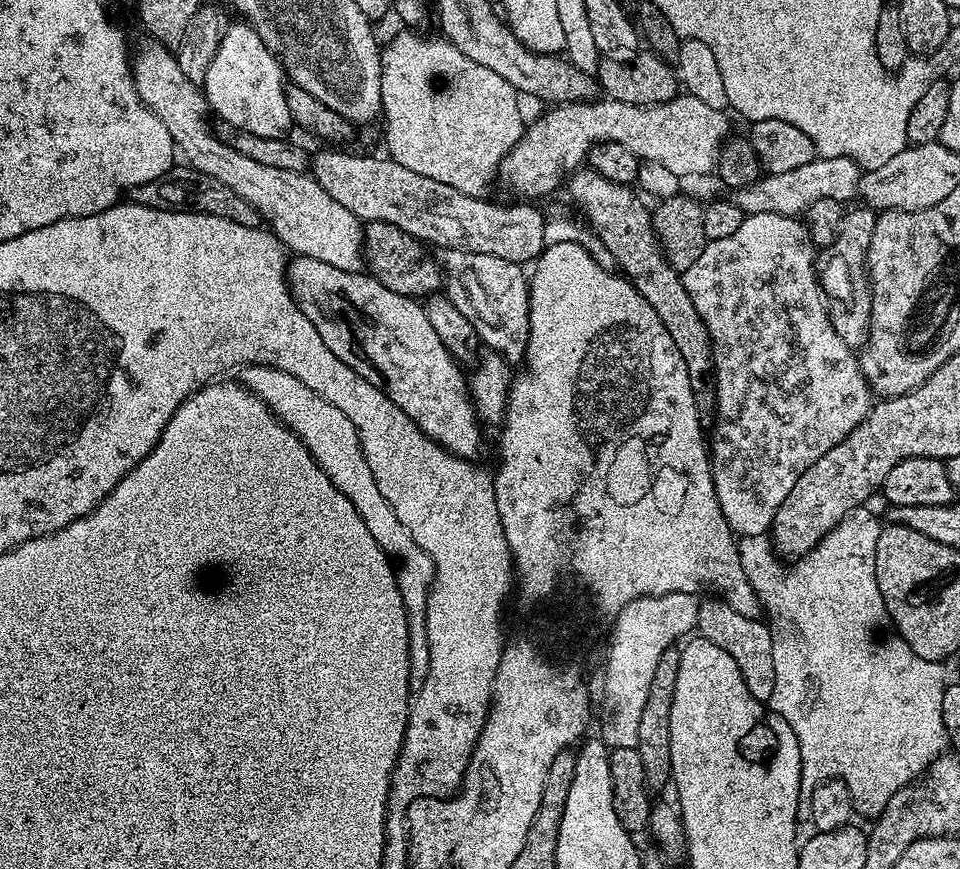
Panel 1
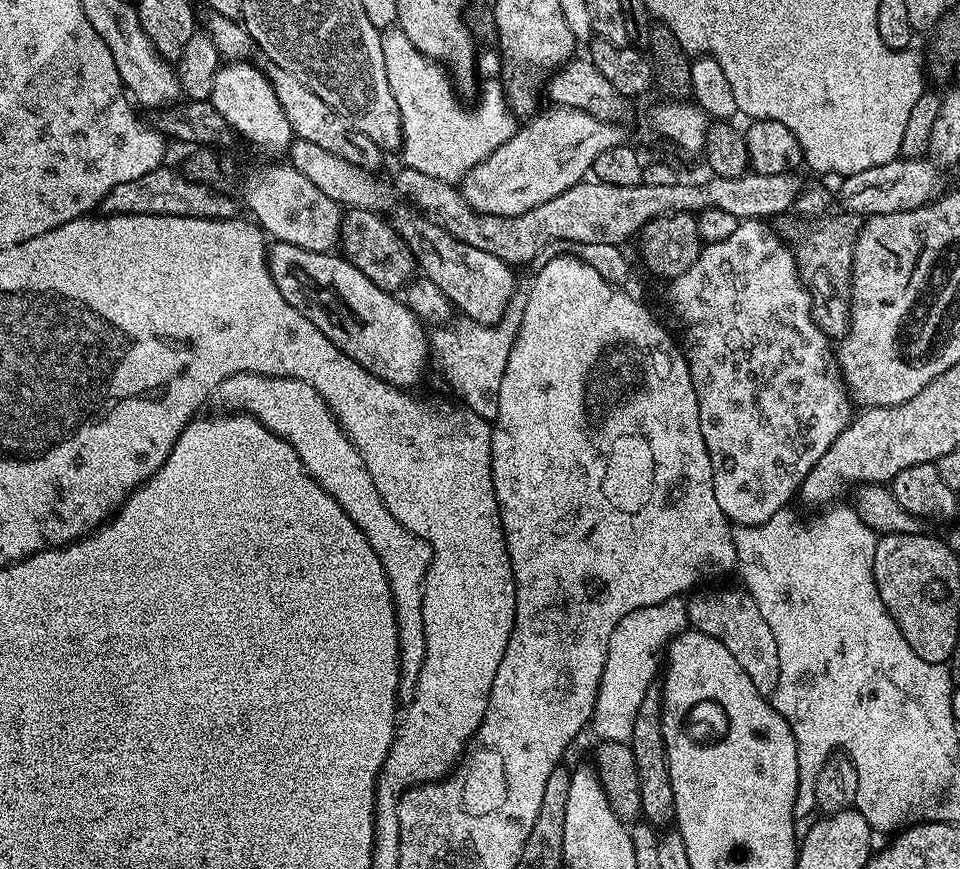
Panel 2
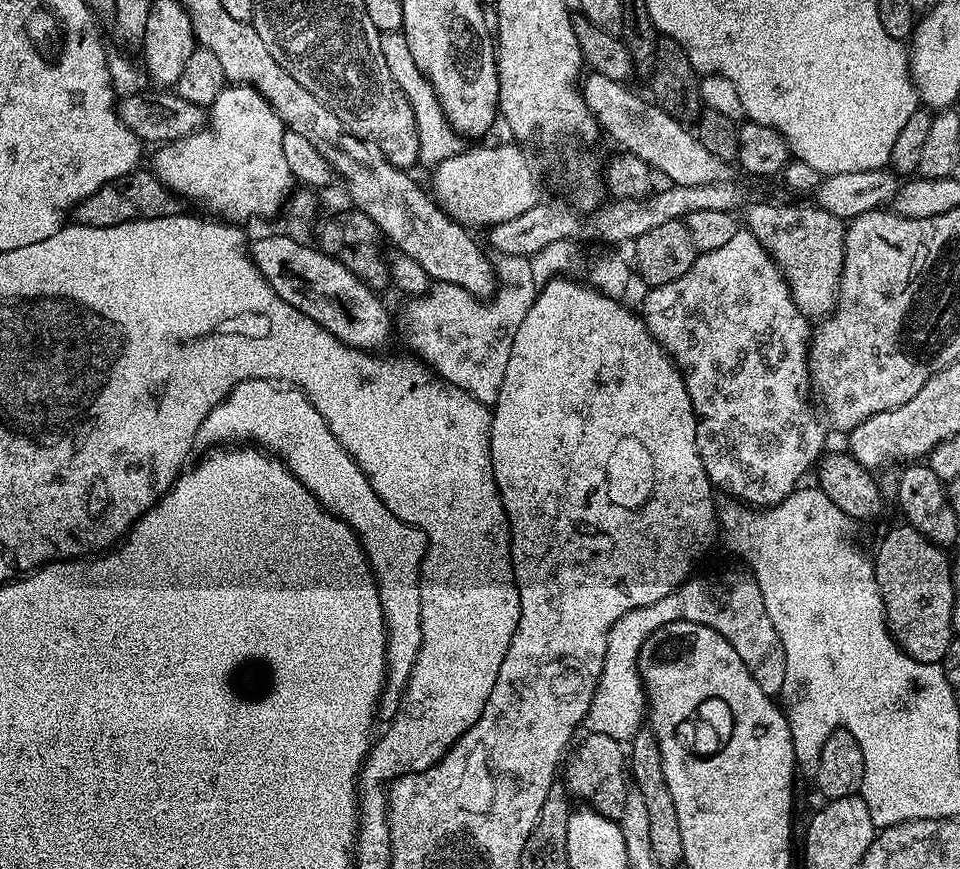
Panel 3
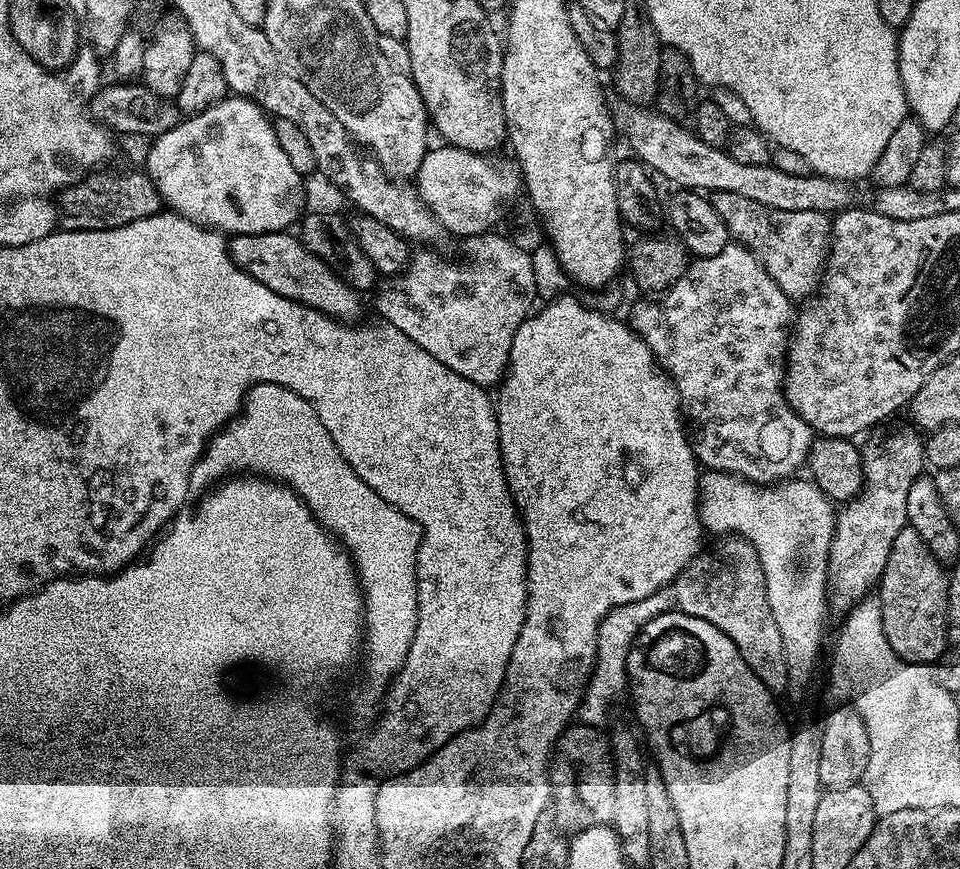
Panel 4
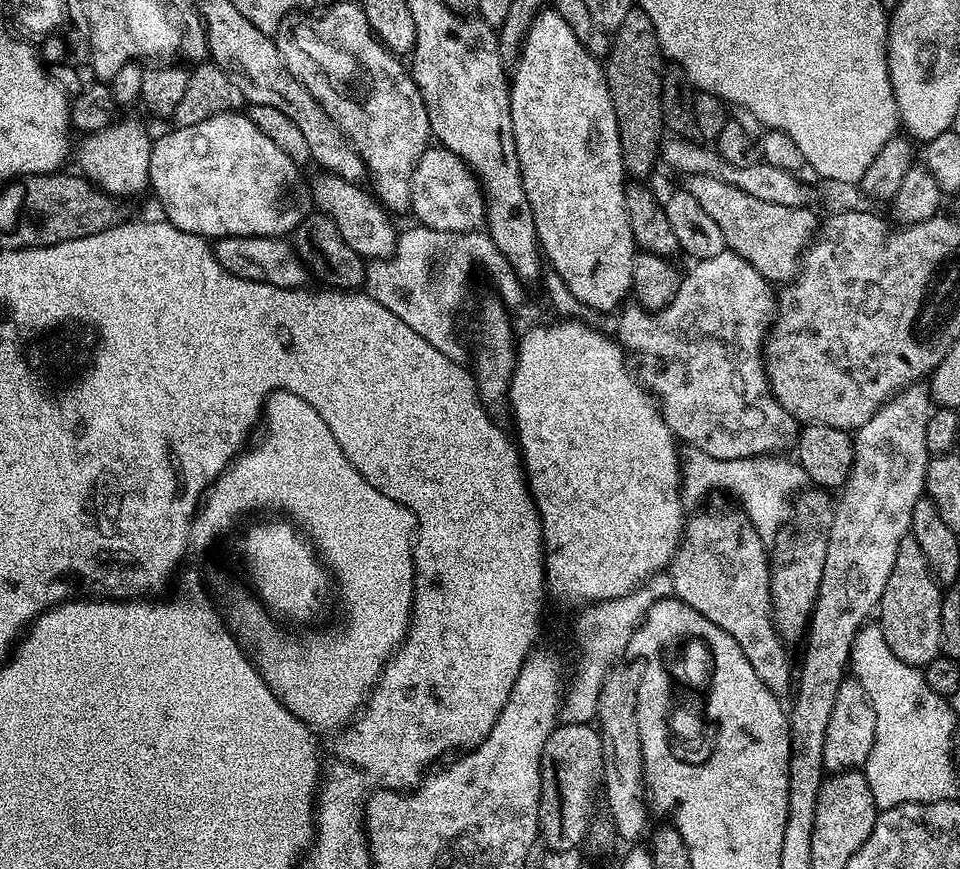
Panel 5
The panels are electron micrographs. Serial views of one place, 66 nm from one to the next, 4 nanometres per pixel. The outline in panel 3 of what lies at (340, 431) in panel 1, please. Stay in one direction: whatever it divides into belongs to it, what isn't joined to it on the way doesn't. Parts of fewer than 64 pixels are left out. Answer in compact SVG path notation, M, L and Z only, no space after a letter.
M241 378L241 380L238 382L238 386L234 386L233 388L228 391L228 396L225 397L224 400L219 400L218 403L214 406L214 410L210 410L210 414L206 414L206 418L202 422L202 426L199 428L199 430L196 432L196 438L195 443L197 445L200 444L202 447L204 447L204 450L211 449L213 446L236 446L239 445L241 442L251 442L253 445L259 446L261 449L267 450L272 453L273 456L278 456L280 458L280 461L284 463L288 469L290 469L293 474L298 478L298 482L302 482L302 486L306 486L306 490L310 490L317 498L320 505L327 511L332 512L334 515L340 517L340 519L345 520L346 523L349 524L349 526L354 530L354 534L356 537L359 538L361 546L364 548L364 553L368 555L368 565L372 567L372 576L376 580L376 585L378 586L378 594L380 595L380 601L382 602L382 614L384 615L384 625L386 626L386 630L388 631L388 678L387 683L390 685L390 692L392 688L392 692L394 694L393 697L399 698L404 695L404 687L408 684L408 679L410 678L410 674L414 671L416 671L416 662L418 660L418 650L420 648L424 647L424 619L422 618L422 598L420 597L420 567L424 564L424 556L428 552L428 539L426 538L426 534L423 530L420 528L416 528L412 524L407 524L406 522L402 522L402 518L398 518L393 514L390 509L384 505L384 498L377 494L376 488L374 486L370 486L370 482L366 478L366 474L360 469L358 466L358 462L354 462L354 458L351 456L348 451L344 449L342 446L342 442L338 442L338 438L334 438L334 434L330 430L330 426L326 426L326 418L322 418L322 414L318 414L318 410L313 406L313 404L308 400L308 396L305 392L300 391L299 388L295 386L283 386L284 388L279 388L279 383L273 382L271 379L268 378Z

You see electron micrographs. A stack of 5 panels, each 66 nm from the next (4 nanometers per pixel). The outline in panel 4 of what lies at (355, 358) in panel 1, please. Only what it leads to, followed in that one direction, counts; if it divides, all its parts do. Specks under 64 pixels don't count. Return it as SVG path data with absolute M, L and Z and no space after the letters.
M291 231L232 236L228 240L228 257L246 274L250 274L250 278L262 282L262 286L270 286L274 294L282 294L295 304L317 308L322 314L341 322L356 322L361 319L361 293L344 281L343 276L326 261L306 250L299 235Z

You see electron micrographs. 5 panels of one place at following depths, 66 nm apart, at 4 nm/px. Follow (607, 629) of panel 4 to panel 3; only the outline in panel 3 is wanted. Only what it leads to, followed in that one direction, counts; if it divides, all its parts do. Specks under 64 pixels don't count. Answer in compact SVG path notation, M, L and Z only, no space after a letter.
M673 594L666 598L658 598L658 602L650 602L650 606L638 606L622 614L622 618L618 618L612 624L606 642L606 658L602 666L602 675L586 717L588 732L606 734L621 742L631 741L632 736L638 734L638 730L646 720L646 695L644 683L640 681L638 666L640 651L651 632L678 619L681 619L680 597Z

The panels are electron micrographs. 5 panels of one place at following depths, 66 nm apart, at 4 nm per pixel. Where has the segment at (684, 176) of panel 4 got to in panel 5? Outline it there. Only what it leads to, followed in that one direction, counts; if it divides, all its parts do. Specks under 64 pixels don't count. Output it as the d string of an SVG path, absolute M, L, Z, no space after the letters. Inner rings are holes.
M668 138L662 144L662 160L669 164L676 172L684 172L689 176L713 176L722 182L730 182L738 186L738 190L746 190L746 194L754 198L762 198L764 202L774 202L774 206L798 206L803 208L811 205L812 192L799 180L795 172L787 172L777 166L757 162L754 166L730 166L719 156L715 147L705 146L700 142ZM704 147L704 148L703 148Z

